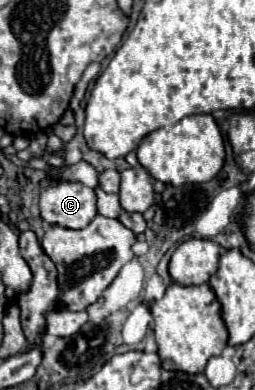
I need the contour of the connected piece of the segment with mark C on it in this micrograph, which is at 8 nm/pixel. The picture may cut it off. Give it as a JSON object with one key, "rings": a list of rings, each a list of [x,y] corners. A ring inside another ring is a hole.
{"rings":[[[48,180],[40,182],[40,216],[48,224],[64,228],[84,228],[96,216],[96,192],[80,182],[56,182],[48,186]]]}

